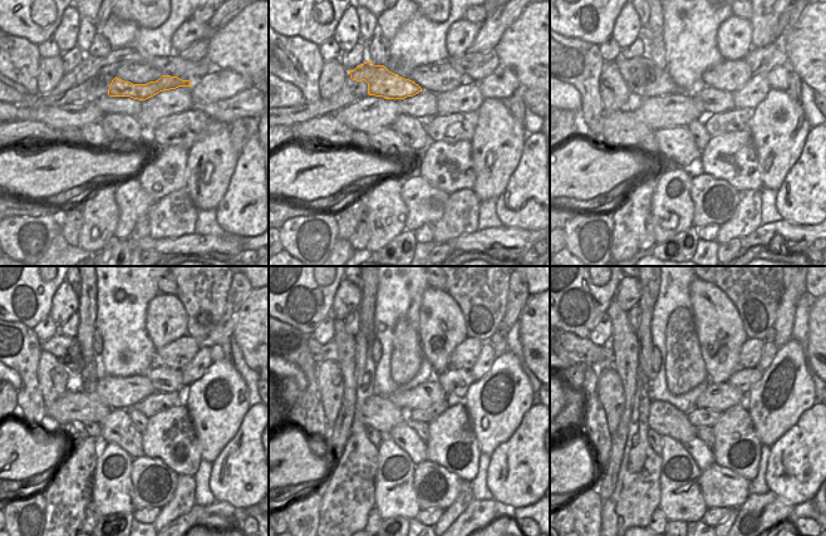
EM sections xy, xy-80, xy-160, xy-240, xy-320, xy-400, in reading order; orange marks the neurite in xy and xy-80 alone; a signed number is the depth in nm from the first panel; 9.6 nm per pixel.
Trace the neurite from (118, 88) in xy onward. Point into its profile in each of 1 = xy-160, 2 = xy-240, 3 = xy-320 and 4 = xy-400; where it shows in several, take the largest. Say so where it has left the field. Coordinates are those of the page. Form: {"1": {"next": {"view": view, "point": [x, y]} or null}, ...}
{"1": {"next": {"view": "xy-160", "point": [644, 79]}}, "2": {"next": {"view": "xy-240", "point": [68, 352]}}, "3": {"next": {"view": "xy-320", "point": [328, 352]}}, "4": {"next": {"view": "xy-400", "point": [575, 349]}}}

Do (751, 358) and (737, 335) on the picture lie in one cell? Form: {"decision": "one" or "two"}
{"decision": "two"}

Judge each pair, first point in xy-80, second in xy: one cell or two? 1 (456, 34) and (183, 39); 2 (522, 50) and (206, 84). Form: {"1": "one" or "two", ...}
{"1": "one", "2": "two"}

